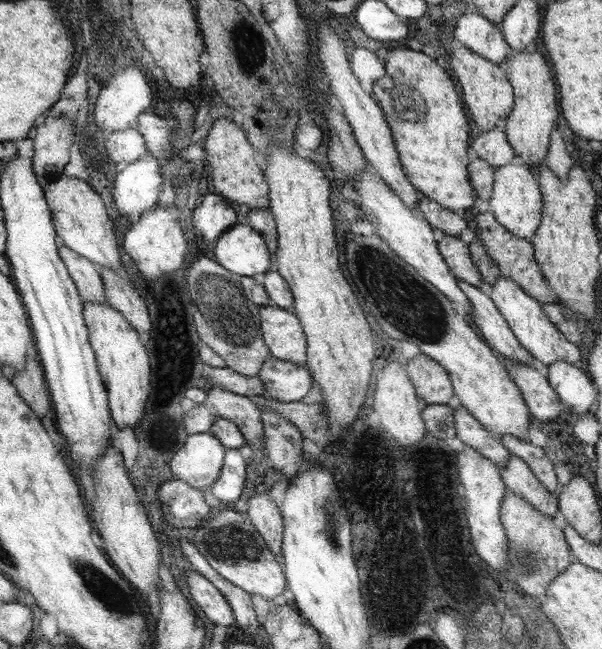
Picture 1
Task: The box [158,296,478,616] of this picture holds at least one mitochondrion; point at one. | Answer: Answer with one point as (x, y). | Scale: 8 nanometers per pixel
(229, 545)

